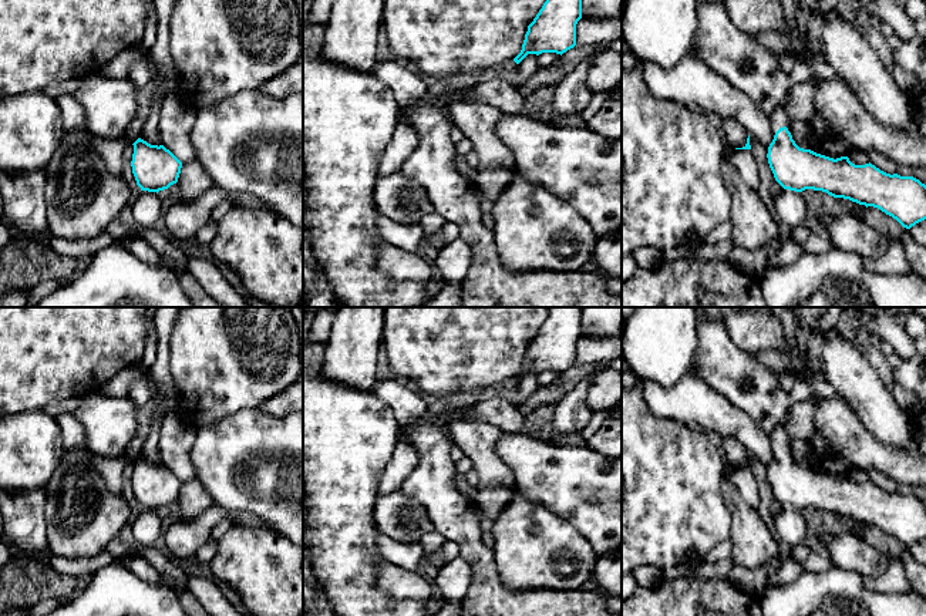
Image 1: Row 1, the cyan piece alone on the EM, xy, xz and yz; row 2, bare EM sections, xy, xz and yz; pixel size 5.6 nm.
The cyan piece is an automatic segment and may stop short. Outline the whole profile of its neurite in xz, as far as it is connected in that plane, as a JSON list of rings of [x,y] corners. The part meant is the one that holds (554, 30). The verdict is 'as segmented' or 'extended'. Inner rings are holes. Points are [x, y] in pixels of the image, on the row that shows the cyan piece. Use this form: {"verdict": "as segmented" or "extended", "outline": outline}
{"verdict": "as segmented", "outline": [[[546,0],[528,26],[521,53],[513,58],[519,64],[528,54],[563,54],[576,46],[576,24],[582,18],[582,0]]]}

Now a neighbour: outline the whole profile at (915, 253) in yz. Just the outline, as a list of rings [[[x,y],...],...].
[[[909,229],[902,235],[900,242],[912,270],[926,280],[926,249],[910,236]]]

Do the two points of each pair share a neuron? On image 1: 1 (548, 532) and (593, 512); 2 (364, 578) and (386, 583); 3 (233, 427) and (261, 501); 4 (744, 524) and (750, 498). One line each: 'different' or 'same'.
1: different
2: different
3: same
4: different

